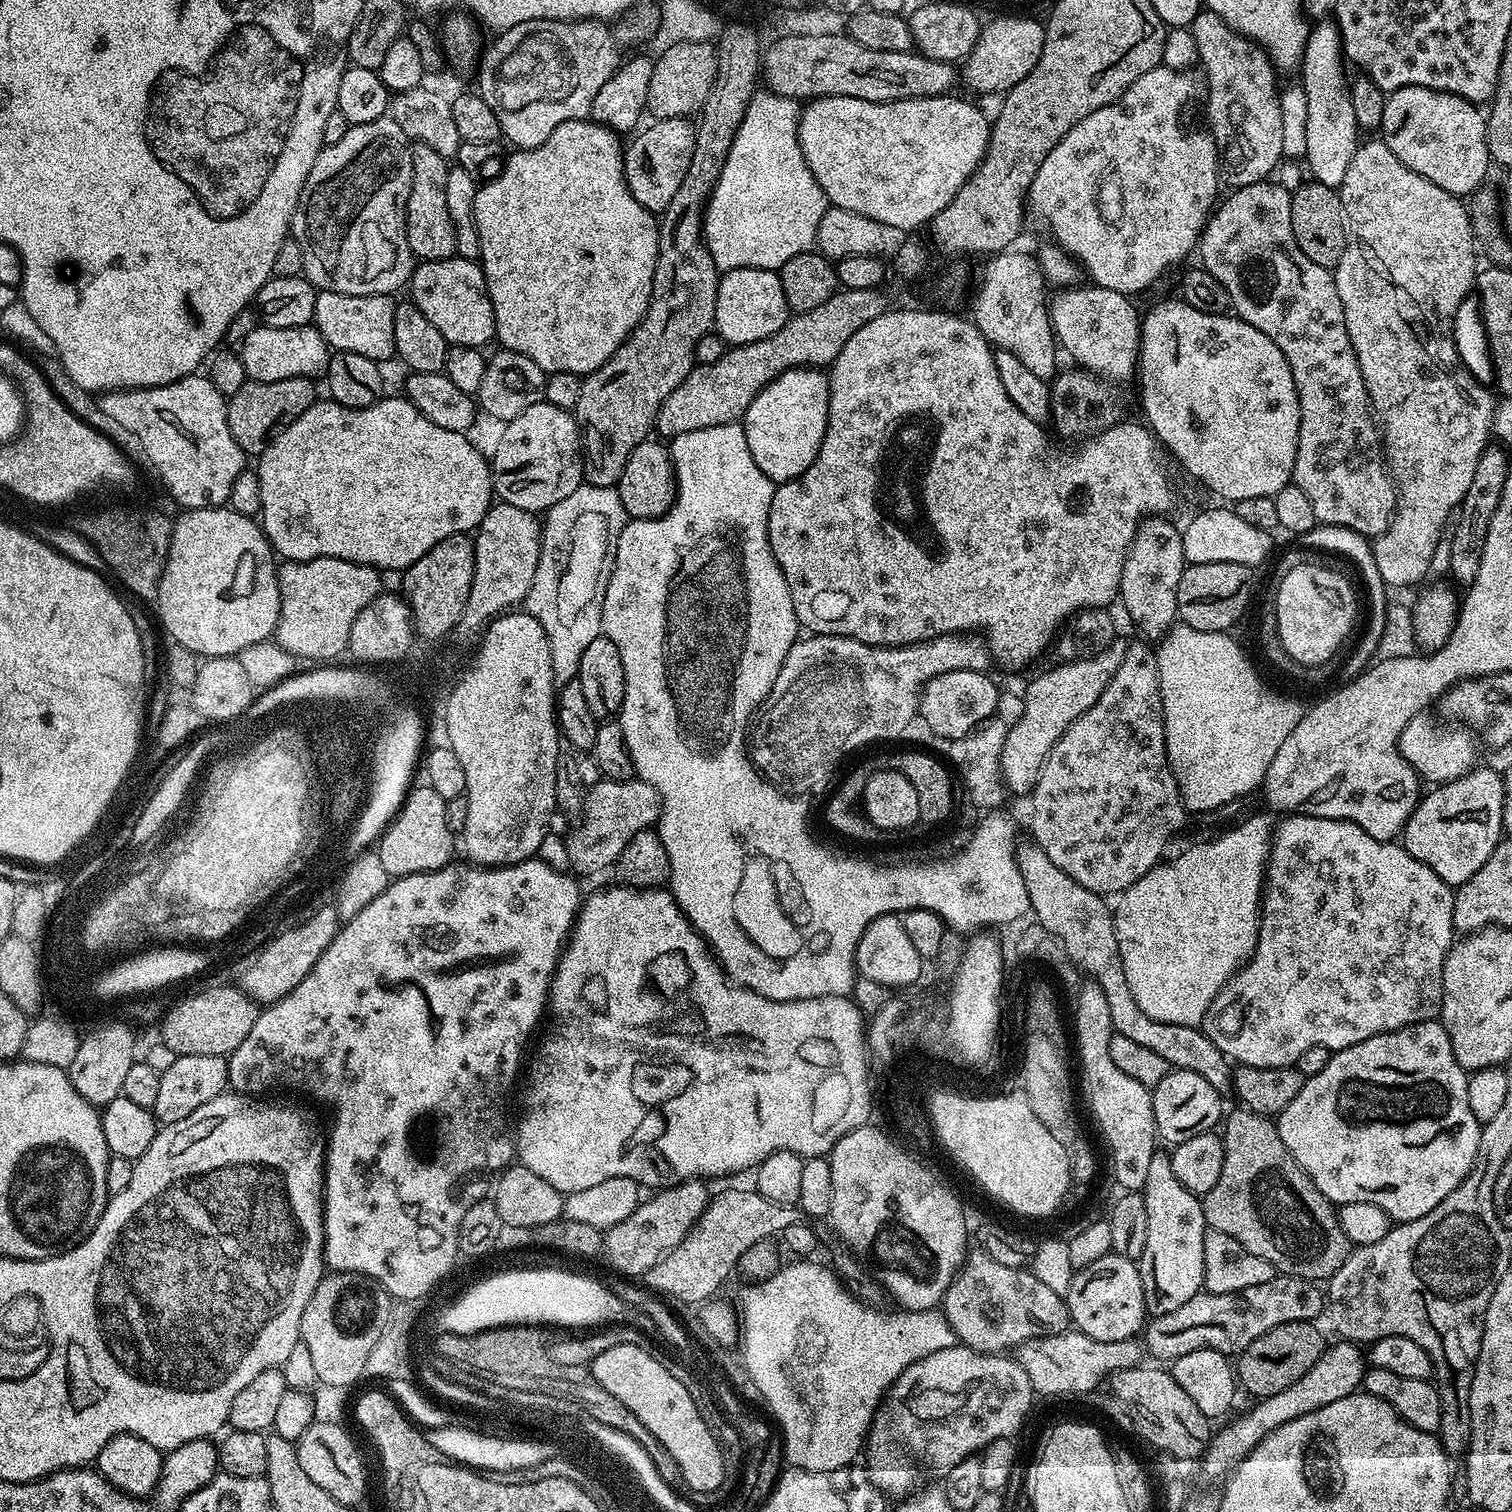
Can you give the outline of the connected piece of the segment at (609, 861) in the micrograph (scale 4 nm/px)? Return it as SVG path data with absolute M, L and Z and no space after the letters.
M601 778L597 781L595 785L587 789L586 795L582 800L582 813L584 812L584 817L580 820L580 825L573 830L572 833L567 833L566 839L568 841L568 853L570 854L570 862L572 863L572 868L575 869L577 873L580 872L600 872L603 868L611 869L616 863L616 859L622 854L622 850L626 850L626 842L630 842L630 838L634 838L634 834L638 834L644 828L652 828L653 825L659 821L660 818L660 795L658 790L654 790L654 786L650 786L639 778L629 778L626 780L610 780L607 778Z

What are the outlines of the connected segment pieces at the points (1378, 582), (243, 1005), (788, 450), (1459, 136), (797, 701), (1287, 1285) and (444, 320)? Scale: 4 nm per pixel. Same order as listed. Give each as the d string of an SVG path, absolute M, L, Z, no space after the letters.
M1329 524L1317 525L1315 528L1307 531L1306 534L1298 538L1299 544L1308 548L1316 548L1318 550L1326 550L1340 554L1350 561L1354 562L1366 584L1368 590L1368 598L1370 600L1370 612L1368 614L1368 624L1364 628L1364 632L1352 654L1347 658L1342 668L1339 667L1338 678L1341 683L1351 683L1358 673L1364 671L1368 665L1375 659L1375 654L1386 630L1386 618L1388 610L1386 608L1386 594L1388 587L1385 584L1382 574L1379 573L1378 564L1374 559L1371 541L1356 531L1352 531L1346 527L1332 527Z
M224 984L221 988L208 988L178 1001L174 1006L172 1004L162 1017L164 1025L160 1028L160 1036L173 1057L214 1054L227 1058L235 1048L242 1046L246 1034L254 1030L254 1022L258 1022L261 1011L261 1005L243 988Z
M818 368L786 370L781 376L774 378L774 382L764 387L756 395L754 402L750 402L742 417L746 446L750 446L750 458L758 462L758 470L762 470L762 474L766 474L766 478L770 478L773 484L779 486L785 484L787 480L798 478L812 465L826 434L829 402L828 372Z
M1406 86L1397 92L1387 93L1382 112L1382 122L1378 132L1384 141L1384 145L1394 154L1394 158L1398 158L1398 162L1402 162L1402 166L1414 170L1414 174L1422 174L1422 178L1434 182L1434 186L1442 186L1442 190L1446 190L1451 196L1471 197L1483 185L1480 183L1488 176L1488 164L1490 165L1490 157L1488 155L1488 122L1485 113L1466 98L1455 96L1442 90L1430 90L1426 86Z
M808 634L790 646L782 670L765 698L756 709L750 724L750 763L767 783L789 794L820 792L832 780L836 767L851 752L876 744L879 740L896 740L918 716L920 693L928 681L954 670L969 668L988 672L990 653L980 634L957 634L923 640L906 648L879 648L845 636Z
M1278 1274L1262 1286L1246 1286L1234 1294L1214 1294L1201 1291L1190 1302L1170 1310L1170 1314L1153 1316L1147 1321L1142 1332L1142 1343L1149 1357L1171 1362L1190 1350L1218 1350L1225 1354L1239 1354L1270 1330L1286 1322L1299 1320L1315 1321L1316 1315L1326 1308L1326 1296L1315 1283L1300 1276Z
M453 255L448 260L426 260L415 265L410 281L410 298L426 314L446 338L449 345L470 346L483 349L484 344L493 343L496 334L494 310L488 293L488 283L483 267L475 260L463 260Z

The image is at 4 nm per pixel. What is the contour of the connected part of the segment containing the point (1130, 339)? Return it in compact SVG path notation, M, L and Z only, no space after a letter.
M1093 284L1066 286L1059 289L1055 297L1049 301L1052 330L1056 333L1059 347L1064 348L1077 360L1075 362L1081 369L1087 370L1094 376L1103 378L1109 382L1124 386L1128 379L1135 377L1140 362L1140 327L1142 320L1136 312L1134 303L1129 297L1120 291L1109 290L1106 287L1098 287Z

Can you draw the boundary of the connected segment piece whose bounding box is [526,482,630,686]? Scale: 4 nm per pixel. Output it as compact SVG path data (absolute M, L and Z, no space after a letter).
M583 482L570 498L562 498L562 502L548 509L543 517L538 570L528 591L526 611L538 618L542 630L546 630L557 685L569 684L579 677L582 654L586 654L586 646L590 646L590 642L594 642L594 638L602 634L602 602L606 586L610 582L612 567L616 565L618 538L629 519L622 506L622 498L615 488L599 488Z

